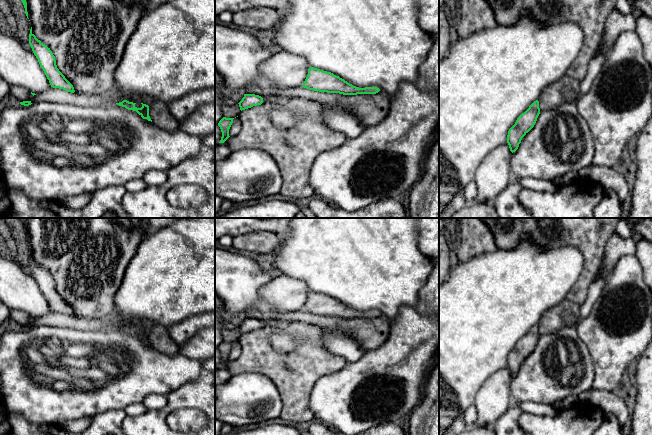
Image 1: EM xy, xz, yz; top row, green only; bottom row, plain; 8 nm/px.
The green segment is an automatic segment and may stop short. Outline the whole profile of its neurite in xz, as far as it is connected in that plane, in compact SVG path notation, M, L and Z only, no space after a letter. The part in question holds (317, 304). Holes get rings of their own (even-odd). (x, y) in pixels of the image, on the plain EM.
M314 291L309 292L302 311L323 317L339 317L343 319L376 318L380 315L377 311L359 312L353 310L331 296Z

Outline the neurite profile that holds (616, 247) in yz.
M615 232L605 245L603 265L594 281L600 277L609 277L618 260L627 254L635 254L635 251L636 242L632 237L626 239Z

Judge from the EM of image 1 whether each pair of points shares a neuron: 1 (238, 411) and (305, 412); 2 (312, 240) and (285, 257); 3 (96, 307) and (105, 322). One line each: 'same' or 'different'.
1: different
2: same
3: different

